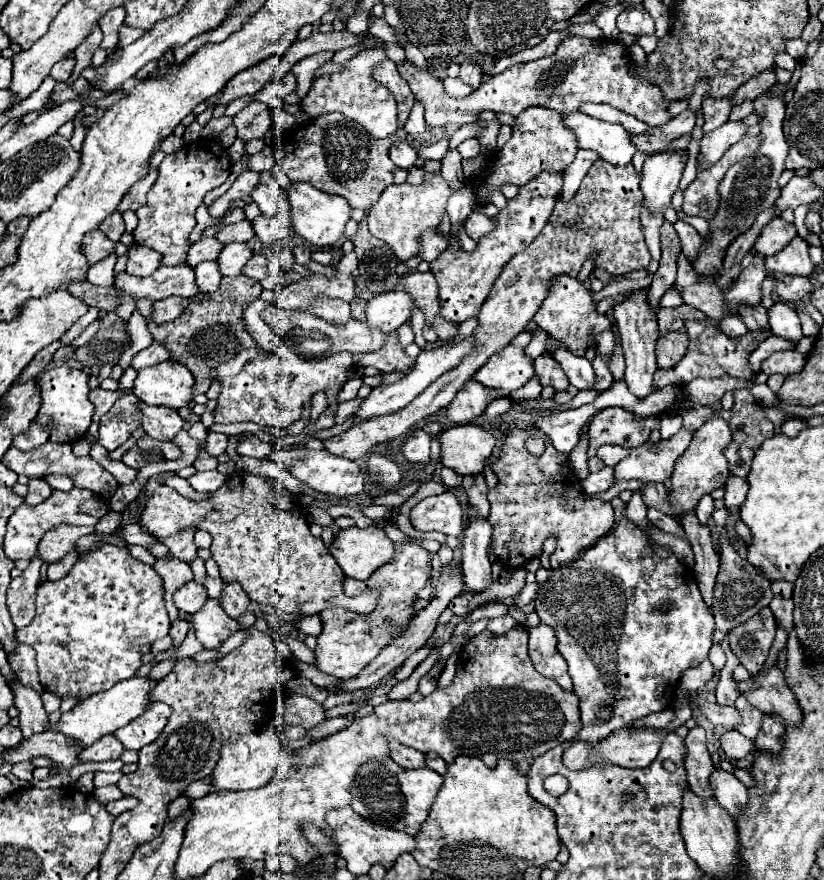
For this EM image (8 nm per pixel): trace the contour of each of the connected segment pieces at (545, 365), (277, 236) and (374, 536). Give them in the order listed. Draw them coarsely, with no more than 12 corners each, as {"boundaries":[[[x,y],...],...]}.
{"boundaries":[[[550,354],[536,358],[542,386],[568,388],[568,378]],[[260,214],[252,224],[266,246],[290,238],[276,218]],[[352,518],[328,552],[348,578],[368,580],[394,560],[394,542],[378,526]]]}

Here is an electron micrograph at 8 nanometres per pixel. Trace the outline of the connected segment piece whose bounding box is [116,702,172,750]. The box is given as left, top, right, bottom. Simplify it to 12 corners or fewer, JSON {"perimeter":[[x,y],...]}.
{"perimeter":[[156,702],[116,730],[124,748],[140,750],[158,738],[172,708]]}

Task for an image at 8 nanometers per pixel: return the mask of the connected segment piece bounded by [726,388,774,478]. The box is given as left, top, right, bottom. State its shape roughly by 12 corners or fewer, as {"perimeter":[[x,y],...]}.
{"perimeter":[[748,388],[734,392],[726,448],[730,472],[746,478],[774,426]]}

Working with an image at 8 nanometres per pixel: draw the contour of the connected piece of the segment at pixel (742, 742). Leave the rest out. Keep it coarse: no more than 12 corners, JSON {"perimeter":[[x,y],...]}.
{"perimeter":[[738,730],[720,736],[728,758],[740,760],[754,750],[754,740]]}

